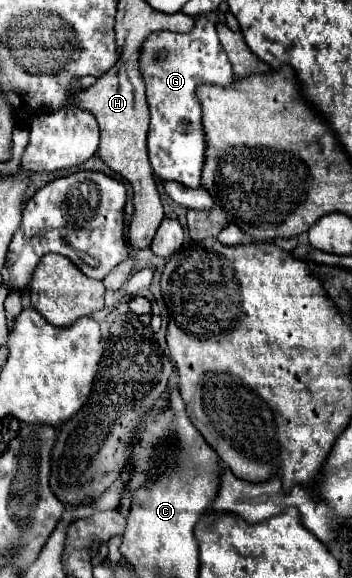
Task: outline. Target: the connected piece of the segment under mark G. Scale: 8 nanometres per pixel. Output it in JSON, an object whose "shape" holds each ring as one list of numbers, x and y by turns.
{"shape":[[199,16,191,34,175,34,167,30,149,34,141,48,141,72,151,110,147,148,153,172,161,180,177,180,183,186,199,188,207,138,203,134,197,88,201,84,217,84,227,88,237,82,233,66,221,48,215,24,209,18]]}

